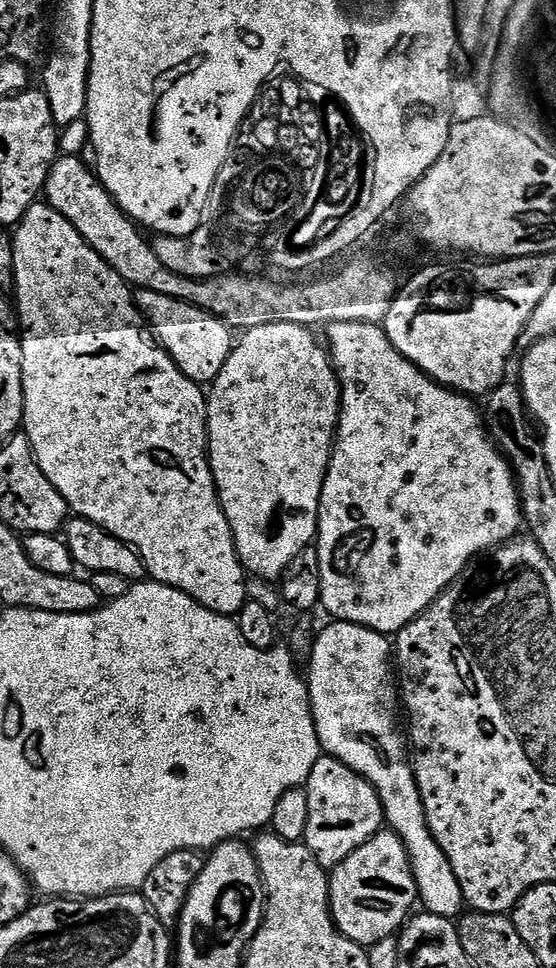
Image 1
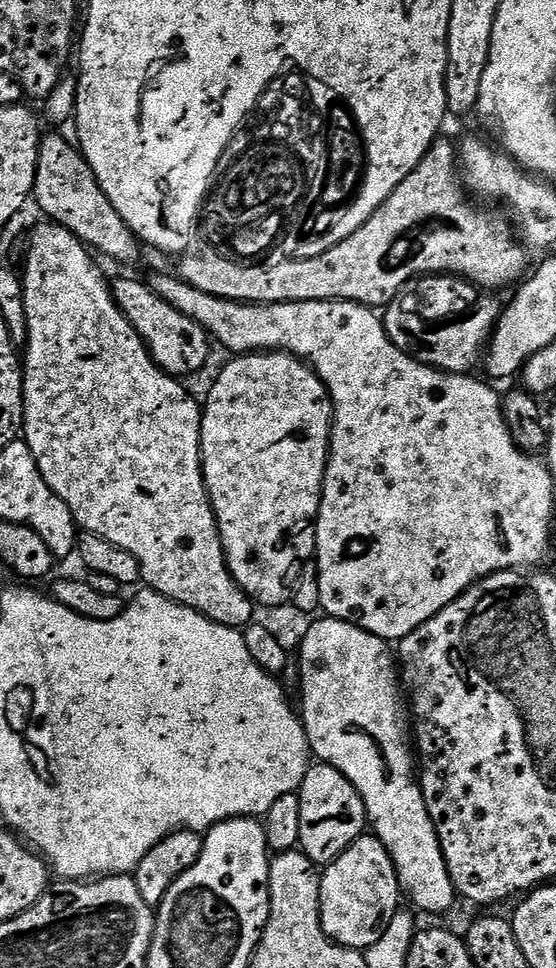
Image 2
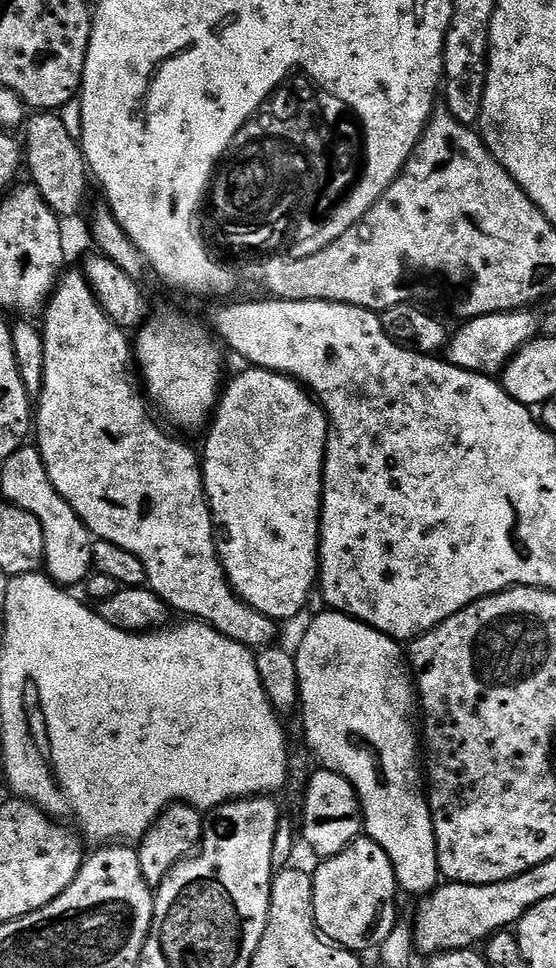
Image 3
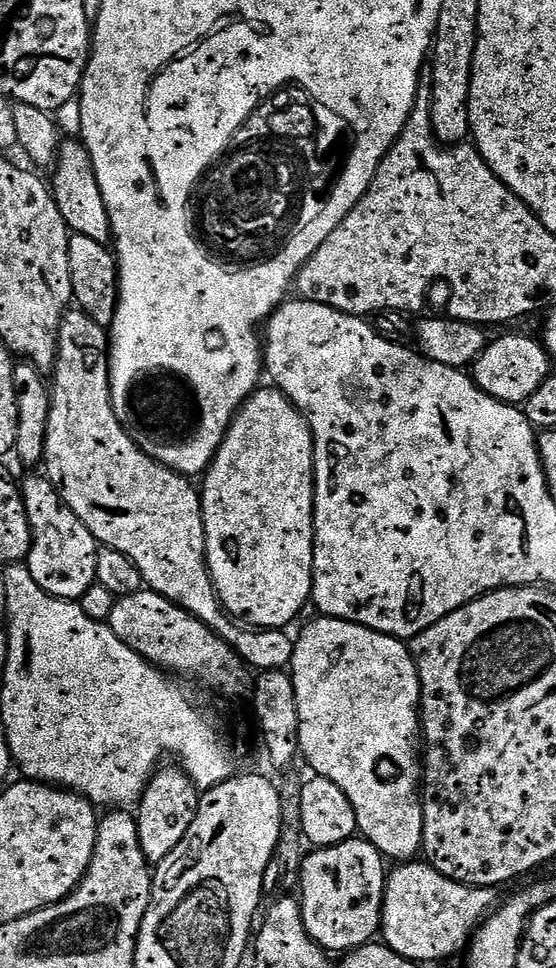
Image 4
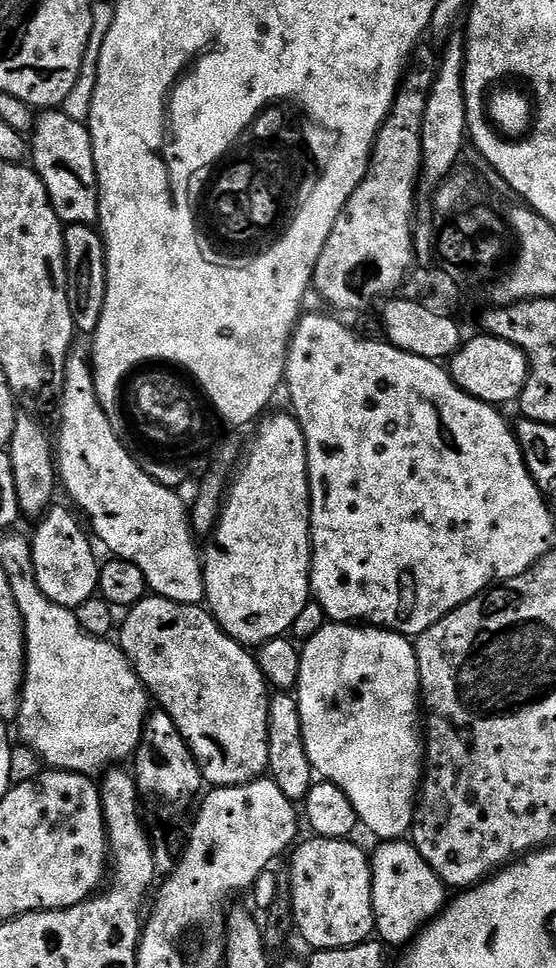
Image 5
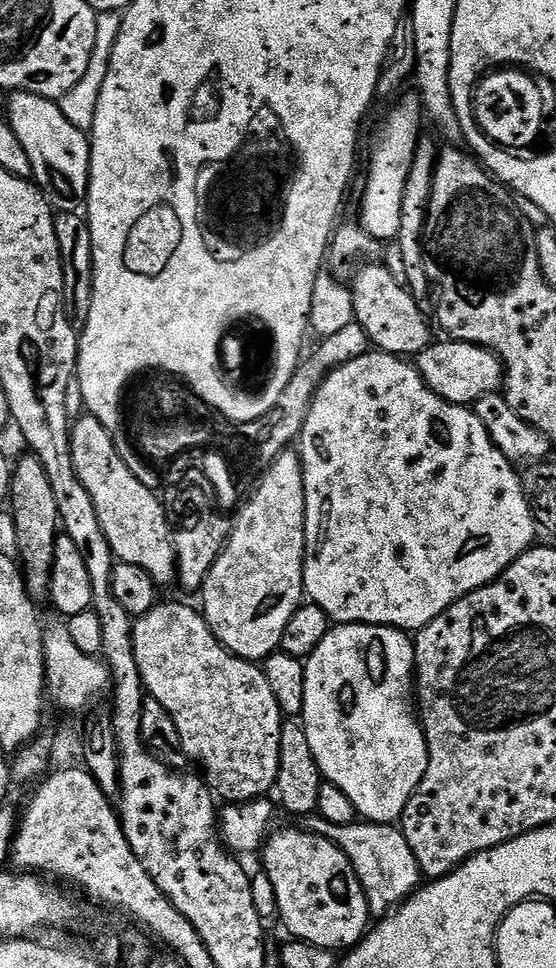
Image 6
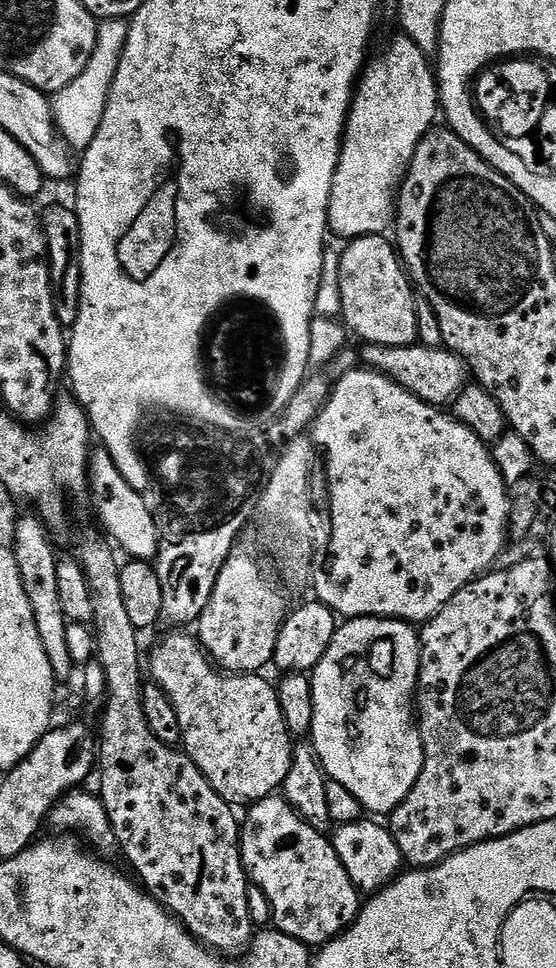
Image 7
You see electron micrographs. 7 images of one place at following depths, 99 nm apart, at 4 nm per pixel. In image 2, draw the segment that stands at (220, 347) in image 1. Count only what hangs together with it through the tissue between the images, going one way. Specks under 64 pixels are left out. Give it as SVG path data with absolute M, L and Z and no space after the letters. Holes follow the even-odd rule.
M112 280L110 284L112 296L122 314L134 326L134 330L142 338L142 342L152 355L152 360L169 376L185 378L200 372L208 364L208 355L214 349L213 341L208 331L194 318L186 318L182 310L174 310L170 302L162 299L147 283L140 280Z

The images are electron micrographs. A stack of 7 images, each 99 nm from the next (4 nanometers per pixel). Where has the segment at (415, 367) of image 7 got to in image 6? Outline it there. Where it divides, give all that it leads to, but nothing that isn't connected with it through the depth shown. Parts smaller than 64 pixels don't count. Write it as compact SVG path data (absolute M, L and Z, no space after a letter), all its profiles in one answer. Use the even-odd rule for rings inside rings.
M444 338L441 344L433 342L428 347L419 349L417 356L420 357L415 357L414 363L426 383L443 400L448 400L451 404L472 406L486 394L500 392L503 389L504 364L496 353L491 352L488 348L484 348L481 344L467 344L465 340Z

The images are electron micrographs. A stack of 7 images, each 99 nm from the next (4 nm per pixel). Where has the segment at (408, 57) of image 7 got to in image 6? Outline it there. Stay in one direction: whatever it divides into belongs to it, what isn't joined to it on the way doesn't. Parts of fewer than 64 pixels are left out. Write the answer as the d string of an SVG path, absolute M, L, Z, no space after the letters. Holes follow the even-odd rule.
M416 94L411 95L401 95L395 101L397 104L389 110L388 117L381 122L380 129L372 140L372 153L368 156L368 177L364 180L364 193L360 196L358 223L361 228L381 242L395 241L400 235L402 198L406 190L406 178L410 174L412 159L422 135L420 97Z

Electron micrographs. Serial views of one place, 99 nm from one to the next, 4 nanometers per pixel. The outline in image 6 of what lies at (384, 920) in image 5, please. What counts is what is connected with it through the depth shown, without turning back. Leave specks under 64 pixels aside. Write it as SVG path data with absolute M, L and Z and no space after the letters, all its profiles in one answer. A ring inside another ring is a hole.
M318 814L303 817L305 832L312 832L334 842L350 858L356 877L367 896L369 913L375 917L387 915L397 904L407 900L422 882L422 873L403 831L395 825L355 820L349 824L326 822Z

